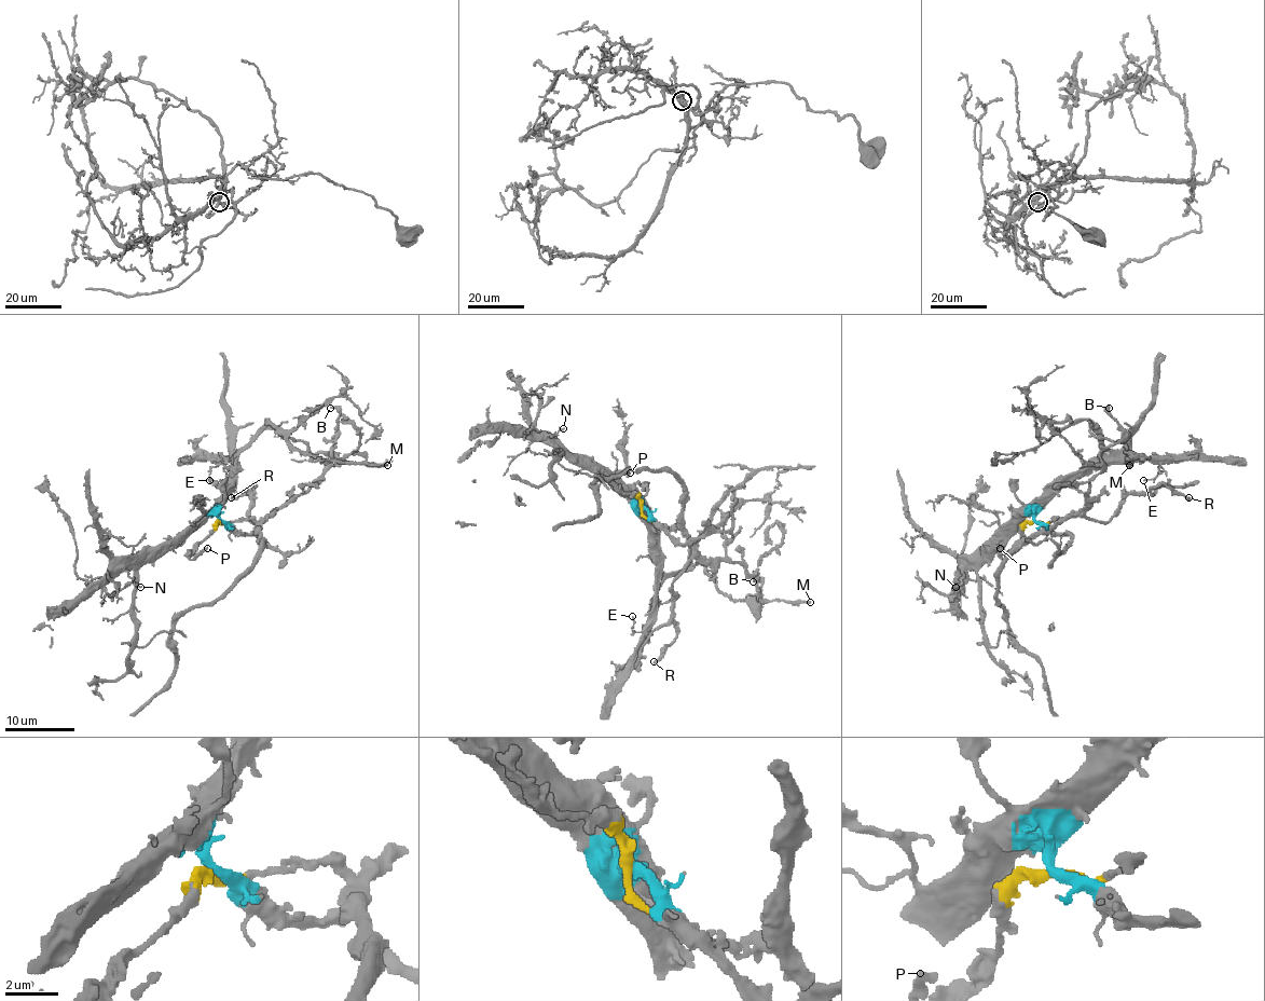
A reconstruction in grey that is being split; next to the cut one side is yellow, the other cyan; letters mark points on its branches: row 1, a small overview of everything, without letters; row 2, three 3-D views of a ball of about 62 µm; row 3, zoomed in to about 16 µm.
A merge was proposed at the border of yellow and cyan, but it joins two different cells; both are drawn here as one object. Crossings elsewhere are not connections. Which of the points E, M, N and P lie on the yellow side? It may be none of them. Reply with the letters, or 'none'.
P

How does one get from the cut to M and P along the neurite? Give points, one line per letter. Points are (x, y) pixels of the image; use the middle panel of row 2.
M: (643, 508), (638, 519), (665, 573), (699, 562), (736, 601), (810, 603)
P: (643, 508), (638, 499), (624, 494), (610, 480), (630, 472)

